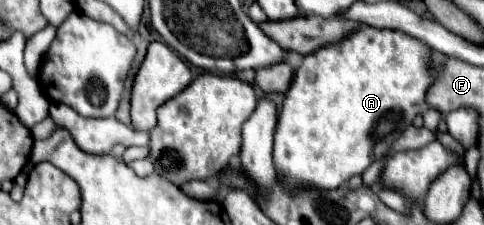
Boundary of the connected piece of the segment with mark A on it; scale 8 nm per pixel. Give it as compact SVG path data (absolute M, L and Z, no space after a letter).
M362 27L348 33L338 43L306 55L302 65L294 71L294 81L286 93L274 133L274 165L284 187L298 189L302 185L312 185L320 189L338 189L346 185L350 177L364 173L370 163L390 151L402 131L422 113L426 91L436 81L436 75L432 49L424 41L396 29Z

